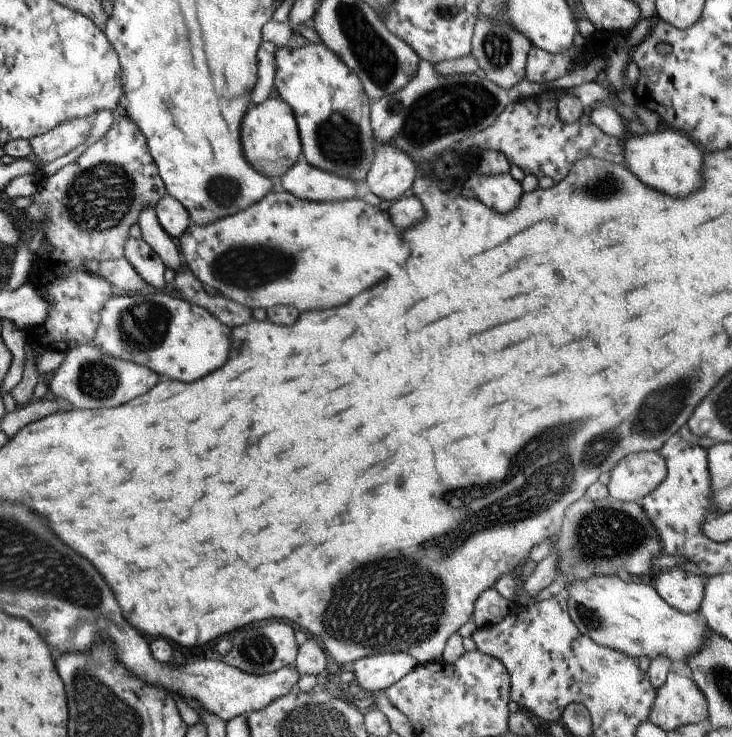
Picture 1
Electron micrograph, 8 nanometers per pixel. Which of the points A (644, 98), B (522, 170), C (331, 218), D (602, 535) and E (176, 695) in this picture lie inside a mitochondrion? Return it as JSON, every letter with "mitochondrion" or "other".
{"A":"other","B":"other","C":"other","D":"mitochondrion","E":"other"}

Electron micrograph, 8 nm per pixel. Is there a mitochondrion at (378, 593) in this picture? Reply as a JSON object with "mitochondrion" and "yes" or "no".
{"mitochondrion":"yes"}

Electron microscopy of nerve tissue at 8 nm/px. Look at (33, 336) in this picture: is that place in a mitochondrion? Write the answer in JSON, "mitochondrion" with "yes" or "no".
{"mitochondrion":"no"}

